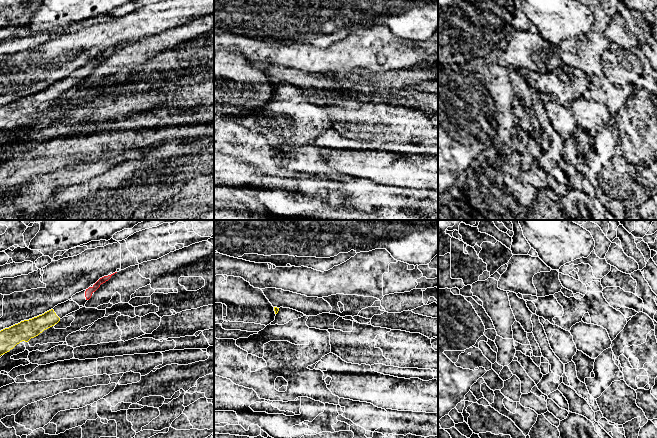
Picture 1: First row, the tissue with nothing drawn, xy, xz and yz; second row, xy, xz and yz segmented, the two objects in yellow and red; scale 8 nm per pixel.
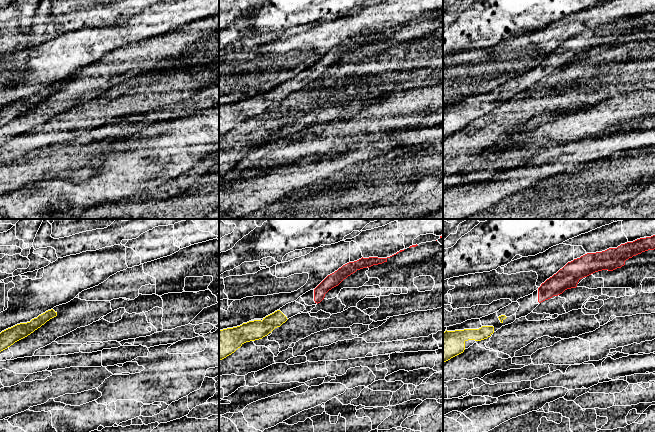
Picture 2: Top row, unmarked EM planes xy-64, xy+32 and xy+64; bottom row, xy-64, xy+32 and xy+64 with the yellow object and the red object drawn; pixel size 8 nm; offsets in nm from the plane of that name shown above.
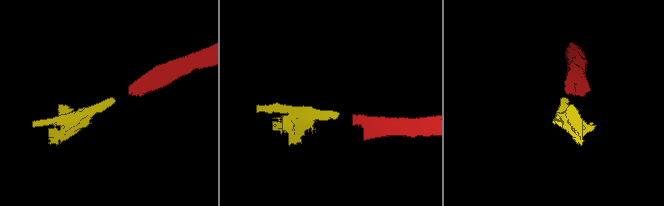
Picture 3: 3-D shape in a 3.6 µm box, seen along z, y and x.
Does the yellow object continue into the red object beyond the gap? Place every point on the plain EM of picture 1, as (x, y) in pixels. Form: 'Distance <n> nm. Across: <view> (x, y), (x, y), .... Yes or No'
Distance 260 nm. Across: xy (59, 94), (86, 75). Yes

